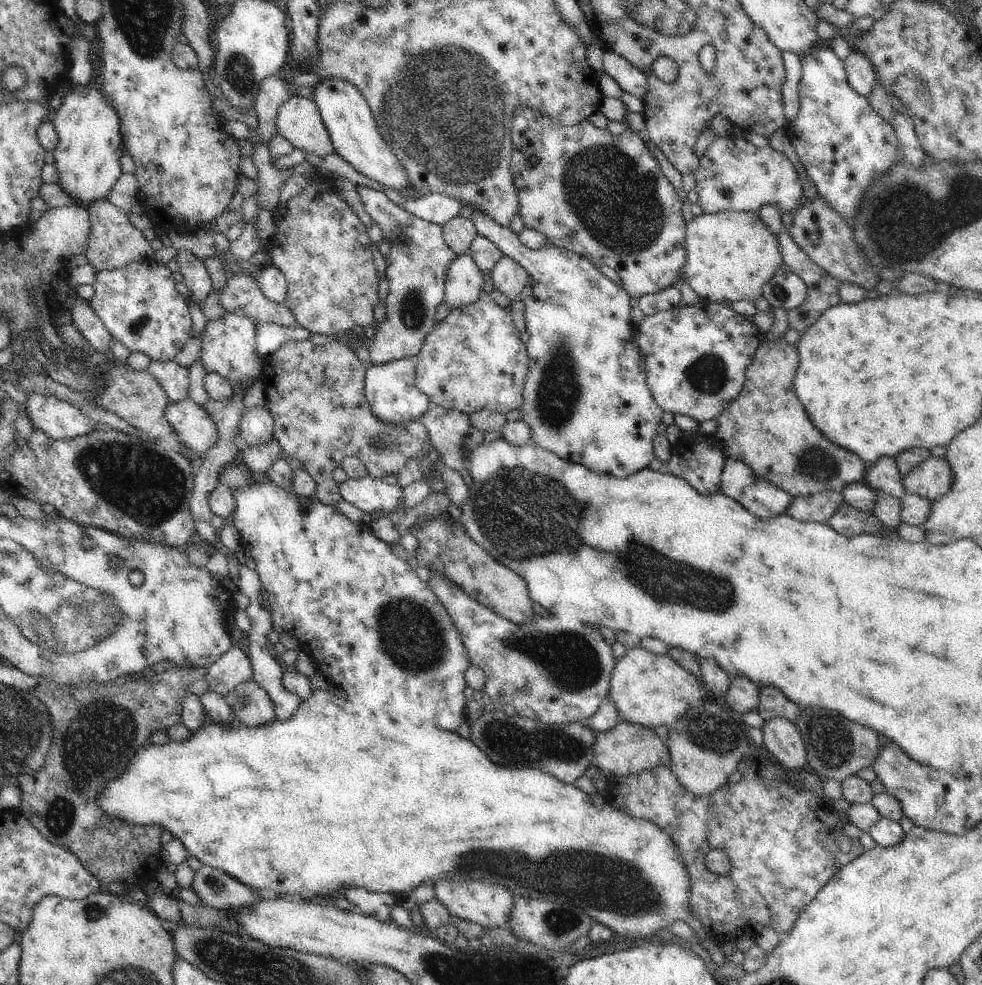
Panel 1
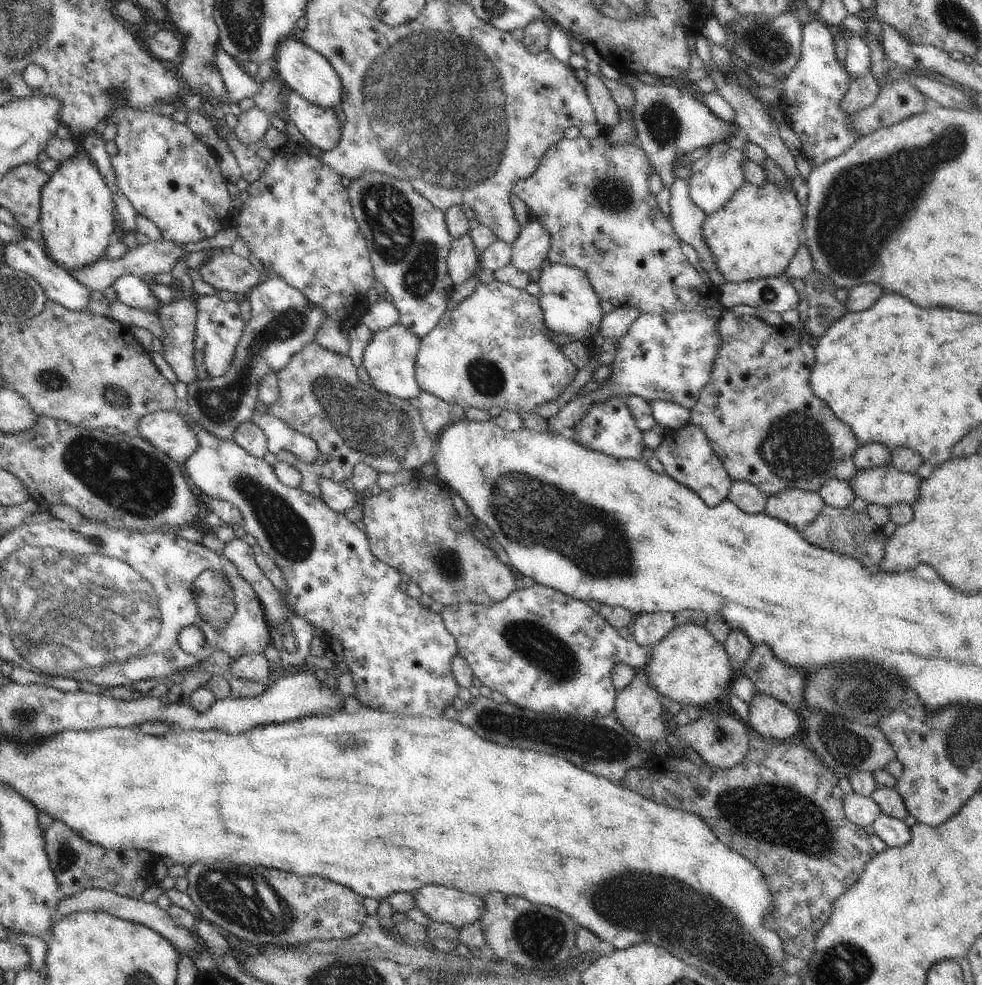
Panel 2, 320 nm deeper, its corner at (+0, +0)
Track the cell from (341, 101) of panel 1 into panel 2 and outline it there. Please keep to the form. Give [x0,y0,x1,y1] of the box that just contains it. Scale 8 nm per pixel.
[273,36,343,109]

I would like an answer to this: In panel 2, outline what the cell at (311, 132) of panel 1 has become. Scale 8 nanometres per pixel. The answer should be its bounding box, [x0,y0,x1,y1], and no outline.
[287,91,341,151]

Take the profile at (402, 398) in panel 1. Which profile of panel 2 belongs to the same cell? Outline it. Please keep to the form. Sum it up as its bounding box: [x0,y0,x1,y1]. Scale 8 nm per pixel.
[362,323,421,403]

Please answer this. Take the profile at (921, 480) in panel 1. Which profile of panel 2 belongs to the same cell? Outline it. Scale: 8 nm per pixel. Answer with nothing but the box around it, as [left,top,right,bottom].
[848,463,922,507]

